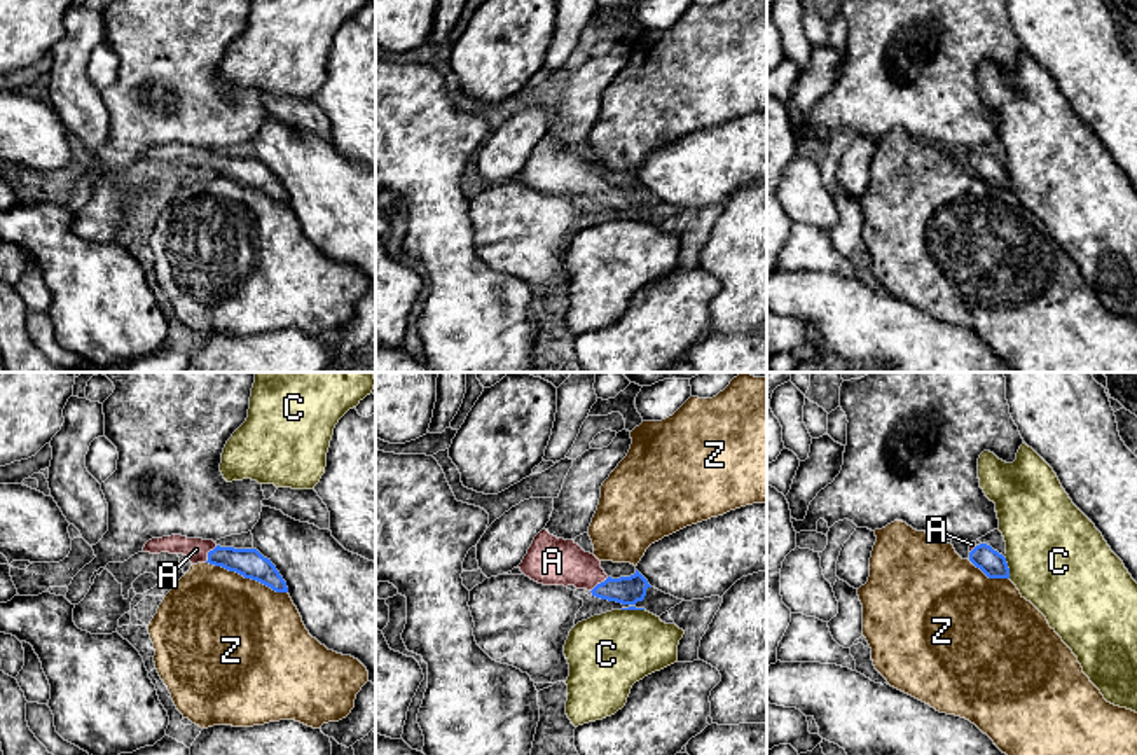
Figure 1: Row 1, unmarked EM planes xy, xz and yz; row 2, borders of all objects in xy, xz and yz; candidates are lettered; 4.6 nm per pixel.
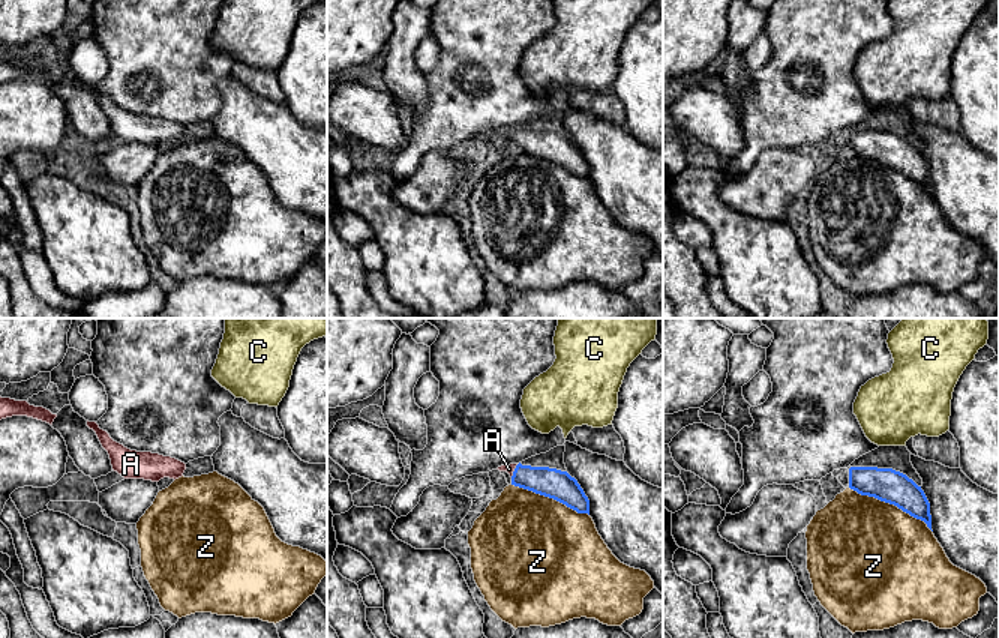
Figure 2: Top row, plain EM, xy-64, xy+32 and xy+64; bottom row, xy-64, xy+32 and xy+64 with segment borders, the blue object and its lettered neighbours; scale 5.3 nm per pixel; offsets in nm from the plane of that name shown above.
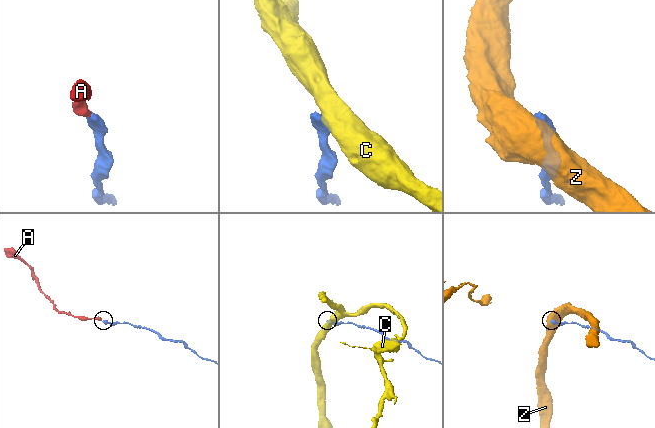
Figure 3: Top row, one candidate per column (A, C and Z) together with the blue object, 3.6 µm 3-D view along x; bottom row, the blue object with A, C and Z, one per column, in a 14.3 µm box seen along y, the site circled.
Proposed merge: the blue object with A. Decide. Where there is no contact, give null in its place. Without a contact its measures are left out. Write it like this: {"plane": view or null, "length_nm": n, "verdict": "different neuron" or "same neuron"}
{"plane": "xy", "length_nm": 100, "verdict": "same neuron"}

